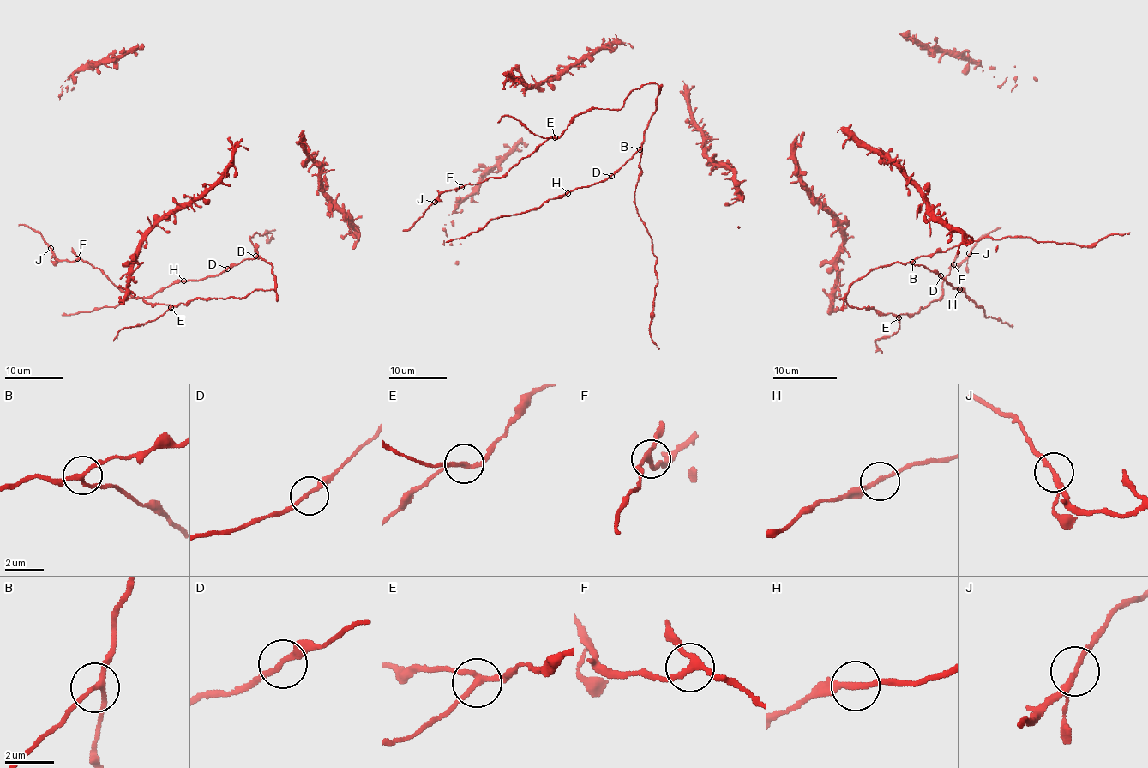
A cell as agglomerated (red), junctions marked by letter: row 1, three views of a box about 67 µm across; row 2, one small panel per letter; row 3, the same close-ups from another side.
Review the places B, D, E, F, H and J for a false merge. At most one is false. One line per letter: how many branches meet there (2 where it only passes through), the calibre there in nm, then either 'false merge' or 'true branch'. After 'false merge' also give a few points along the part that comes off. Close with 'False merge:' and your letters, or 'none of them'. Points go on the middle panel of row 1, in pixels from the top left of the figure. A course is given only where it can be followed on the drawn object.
B: branches 3; calibre 180 nm; true branch
D: branches 2; calibre 200 nm; true branch
E: branches 3; calibre 200 nm; false merge; course (555, 138), (534, 135), (518, 120), (507, 116), (498, 122)
F: branches 3; calibre 200 nm; true branch
H: branches 2; calibre 200 nm; true branch
J: branches 3; calibre 200 nm; true branch
False merge: E

